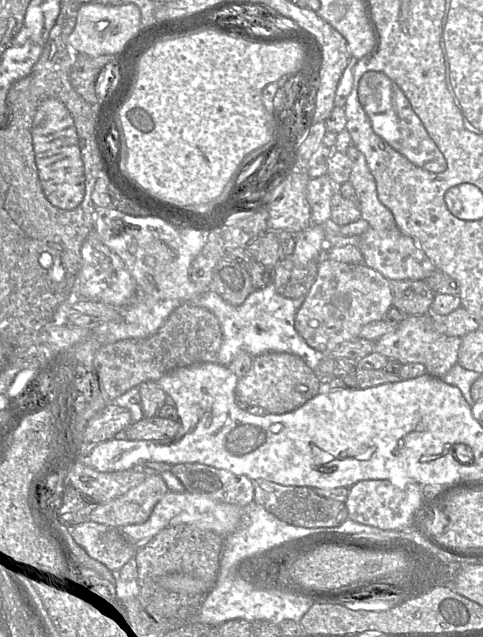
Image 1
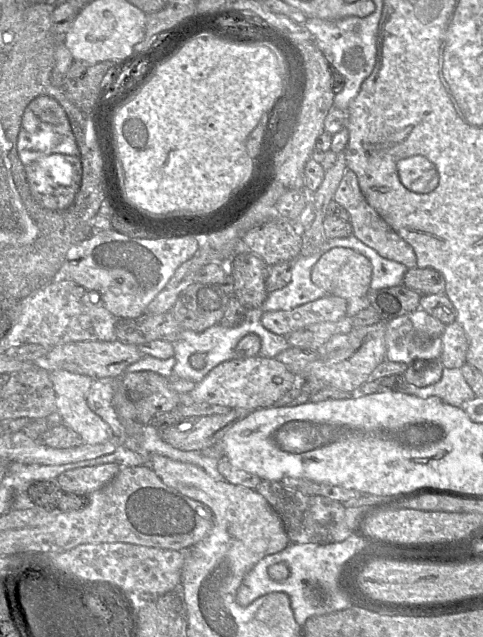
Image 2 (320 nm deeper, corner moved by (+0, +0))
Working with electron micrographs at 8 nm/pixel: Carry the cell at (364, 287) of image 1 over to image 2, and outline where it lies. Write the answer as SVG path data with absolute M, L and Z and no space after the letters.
M327 294L291 310L265 312L261 322L266 329L286 336L311 324L339 320L346 316L347 304L346 299Z

